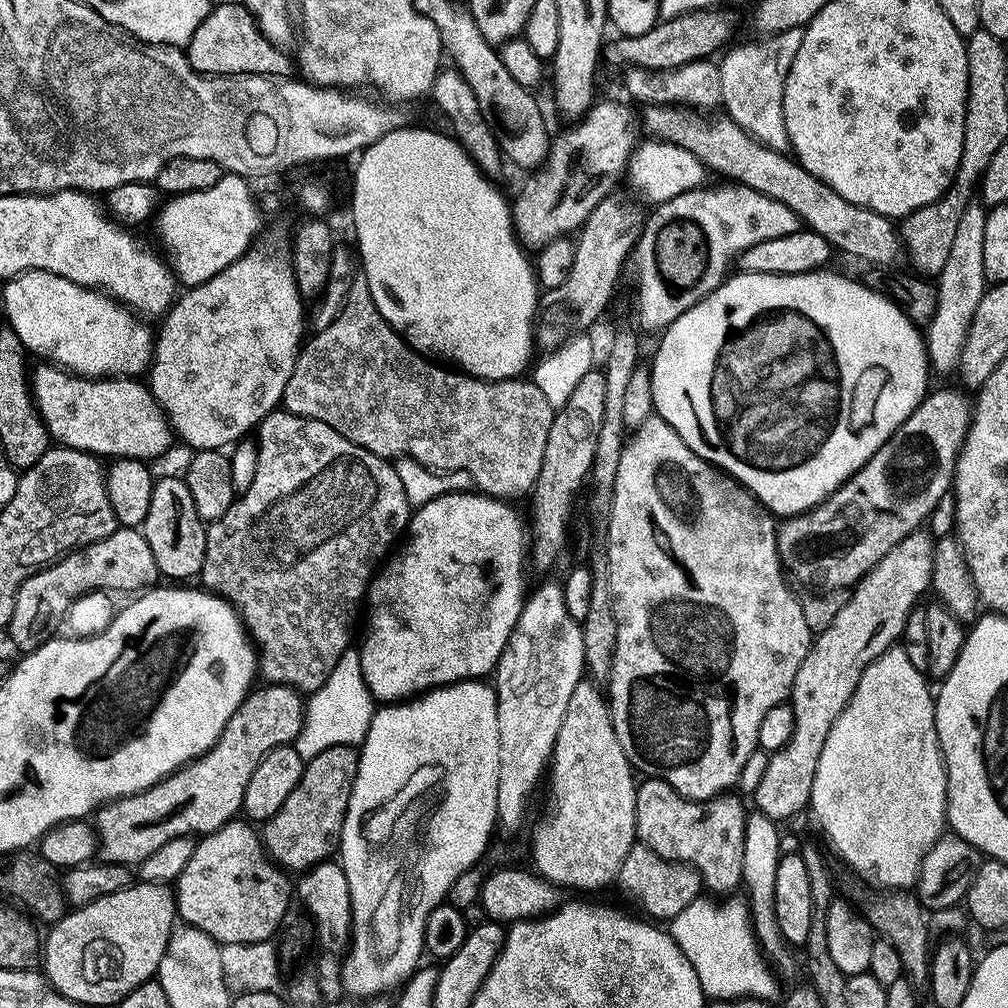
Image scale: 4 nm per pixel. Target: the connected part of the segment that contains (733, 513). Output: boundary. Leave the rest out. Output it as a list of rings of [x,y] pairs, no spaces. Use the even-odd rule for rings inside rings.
[[[648,416],[642,426],[635,428],[627,437],[621,450],[617,481],[614,482],[613,512],[608,516],[608,595],[614,610],[618,638],[612,659],[612,675],[606,681],[606,692],[610,697],[612,726],[633,769],[645,777],[670,782],[678,794],[691,800],[710,800],[739,785],[746,758],[757,751],[762,718],[766,718],[771,708],[785,703],[791,697],[798,666],[802,666],[814,639],[813,632],[806,626],[801,597],[796,597],[784,581],[786,569],[780,563],[776,545],[777,527],[773,513],[740,481],[733,480],[724,469],[694,454],[694,450],[690,450],[690,446],[686,446],[680,435],[660,416]]]

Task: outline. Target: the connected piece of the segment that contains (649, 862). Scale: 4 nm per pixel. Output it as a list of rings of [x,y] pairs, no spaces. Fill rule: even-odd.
[[[636,842],[626,854],[625,860],[621,864],[618,875],[618,885],[632,900],[637,900],[646,911],[649,917],[655,918],[660,922],[671,922],[678,914],[682,914],[682,910],[686,910],[686,906],[690,906],[690,902],[694,902],[702,895],[702,877],[697,868],[693,868],[691,864],[679,864],[676,860],[667,860],[658,854],[654,854],[654,850],[650,850],[650,846]]]

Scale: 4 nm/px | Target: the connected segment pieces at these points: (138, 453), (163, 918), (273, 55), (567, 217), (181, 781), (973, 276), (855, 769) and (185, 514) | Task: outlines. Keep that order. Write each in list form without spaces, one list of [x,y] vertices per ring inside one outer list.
[[[40,362],[30,372],[32,399],[42,422],[48,428],[49,437],[57,445],[66,448],[77,448],[83,452],[90,452],[97,458],[123,458],[125,460],[143,460],[153,462],[174,441],[172,425],[168,423],[168,416],[154,398],[152,389],[147,383],[136,378],[114,376],[111,378],[89,378],[78,376],[52,362]]]
[[[135,881],[122,890],[96,898],[84,907],[65,913],[59,922],[49,927],[49,933],[45,933],[42,942],[40,964],[44,966],[43,975],[52,988],[78,1006],[115,1007],[135,986],[157,975],[177,920],[175,891],[169,883]]]
[[[240,2],[215,5],[194,30],[186,55],[194,71],[205,76],[288,76],[294,68],[292,57],[261,34],[256,19]]]
[[[616,100],[593,103],[573,124],[576,124],[573,128],[551,137],[548,157],[539,168],[525,175],[528,177],[521,182],[516,201],[511,201],[516,239],[525,249],[539,250],[549,240],[557,240],[581,229],[594,206],[613,195],[615,188],[612,187],[622,180],[628,159],[636,149],[637,113],[635,116],[626,105]]]
[[[265,683],[263,687],[256,686],[249,691],[248,697],[241,702],[238,710],[234,710],[230,722],[226,722],[220,737],[216,739],[216,745],[209,752],[177,768],[146,790],[136,792],[133,796],[121,796],[119,800],[109,800],[96,809],[94,827],[98,856],[103,863],[139,866],[143,860],[150,858],[150,854],[154,854],[154,850],[158,850],[158,846],[170,842],[170,838],[207,834],[241,815],[246,786],[250,784],[250,774],[254,774],[258,762],[262,762],[262,758],[266,758],[270,750],[295,742],[304,725],[306,700],[301,693],[286,684]]]
[[[971,202],[966,206],[966,214],[958,221],[955,239],[951,242],[950,254],[939,275],[935,277],[936,309],[931,322],[926,325],[926,347],[928,362],[933,373],[957,371],[957,364],[966,342],[979,302],[986,291],[986,277],[982,266],[982,249],[986,239],[986,218],[988,212],[980,202]]]
[[[893,646],[885,650],[874,662],[870,662],[870,666],[866,666],[866,670],[862,674],[862,678],[858,682],[858,686],[854,690],[854,694],[850,698],[850,702],[846,706],[846,710],[842,710],[842,714],[838,718],[838,722],[834,722],[834,726],[830,730],[830,738],[826,738],[826,746],[822,746],[822,758],[818,758],[818,770],[814,774],[814,786],[812,787],[812,799],[810,801],[810,812],[816,815],[816,820],[820,823],[820,828],[824,831],[824,836],[828,839],[830,847],[836,851],[836,856],[844,864],[849,864],[854,871],[857,872],[859,879],[865,885],[871,886],[876,890],[908,890],[913,887],[920,873],[922,866],[922,858],[926,858],[926,854],[930,850],[930,846],[934,846],[934,842],[939,840],[946,832],[946,821],[948,818],[948,791],[946,790],[946,773],[944,772],[944,756],[940,753],[940,743],[938,742],[938,734],[936,733],[936,706],[934,703],[933,689],[928,689],[929,681],[926,679],[925,673],[919,672],[914,666],[914,662],[910,662],[910,658],[906,654],[906,650],[902,646]]]
[[[179,475],[177,476],[164,476],[155,481],[152,485],[152,493],[150,494],[150,510],[146,510],[146,518],[144,519],[144,523],[142,525],[142,531],[144,537],[146,538],[146,542],[150,546],[150,554],[154,554],[154,562],[158,566],[158,570],[160,571],[161,577],[167,578],[169,576],[169,581],[172,582],[192,582],[197,579],[200,575],[200,571],[202,570],[202,562],[204,561],[204,555],[206,554],[206,524],[205,521],[200,519],[200,515],[198,514],[198,510],[194,510],[194,498],[190,498],[190,490],[186,486],[186,482]]]

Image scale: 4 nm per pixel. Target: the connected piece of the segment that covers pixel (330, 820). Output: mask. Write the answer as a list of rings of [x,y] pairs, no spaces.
[[[343,744],[314,754],[314,758],[305,763],[302,778],[298,778],[298,786],[290,790],[290,798],[282,802],[282,810],[262,824],[264,849],[281,868],[300,874],[329,859],[339,849],[359,761],[359,751],[351,744]]]

